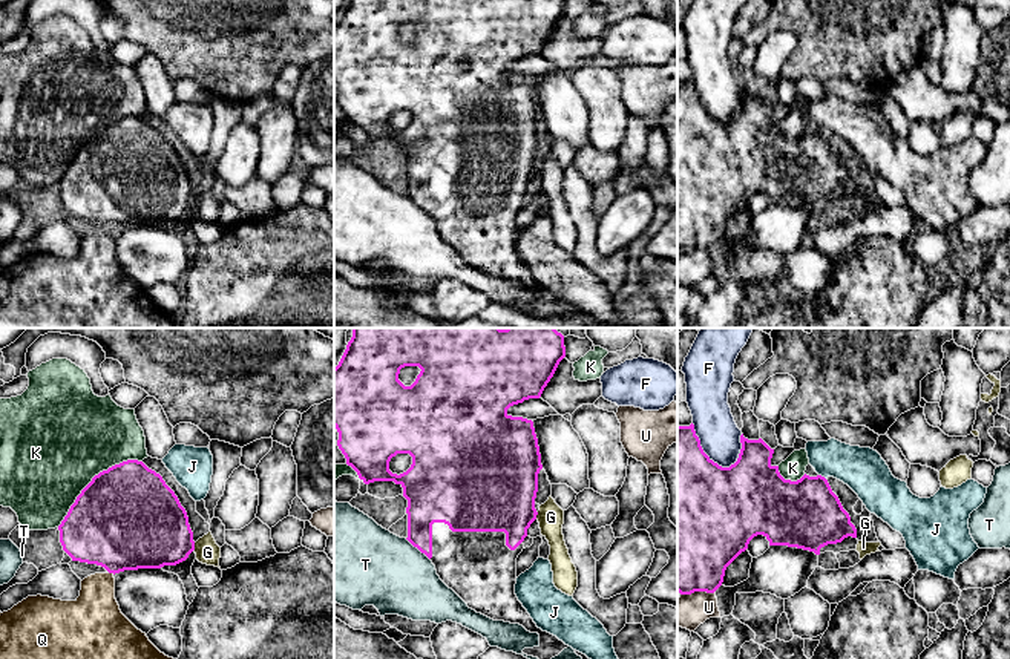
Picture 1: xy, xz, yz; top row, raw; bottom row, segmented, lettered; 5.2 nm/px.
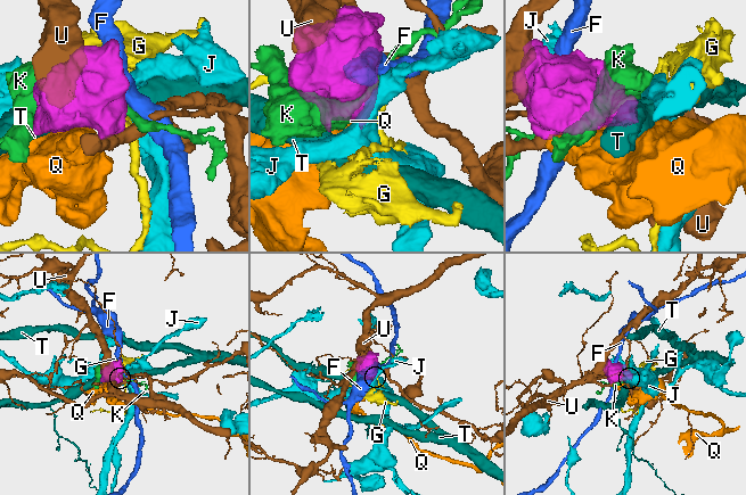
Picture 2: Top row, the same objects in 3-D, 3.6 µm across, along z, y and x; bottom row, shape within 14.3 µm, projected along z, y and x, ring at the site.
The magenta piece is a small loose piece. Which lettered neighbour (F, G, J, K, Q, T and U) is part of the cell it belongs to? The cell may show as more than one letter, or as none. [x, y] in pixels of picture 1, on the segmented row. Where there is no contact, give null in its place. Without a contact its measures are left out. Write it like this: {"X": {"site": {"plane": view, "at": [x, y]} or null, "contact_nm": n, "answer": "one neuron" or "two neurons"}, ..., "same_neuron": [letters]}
{"F": {"site": {"plane": "yz", "at": [705, 454]}, "contact_nm": 320, "answer": "two neurons"}, "G": {"site": {"plane": "xy", "at": [193, 546]}, "contact_nm": 40, "answer": "two neurons"}, "J": {"site": {"plane": "yz", "at": [820, 475]}, "contact_nm": 50, "answer": "two neurons"}, "K": {"site": {"plane": "xy", "at": [92, 478]}, "contact_nm": 550, "answer": "two neurons"}, "Q": {"site": {"plane": "xy", "at": [112, 572]}, "contact_nm": 30, "answer": "two neurons"}, "T": {"site": {"plane": "xz", "at": [417, 547]}, "contact_nm": 180, "answer": "two neurons"}, "U": {"site": {"plane": "yz", "at": [696, 590]}, "contact_nm": 180, "answer": "two neurons"}, "same_neuron": []}

